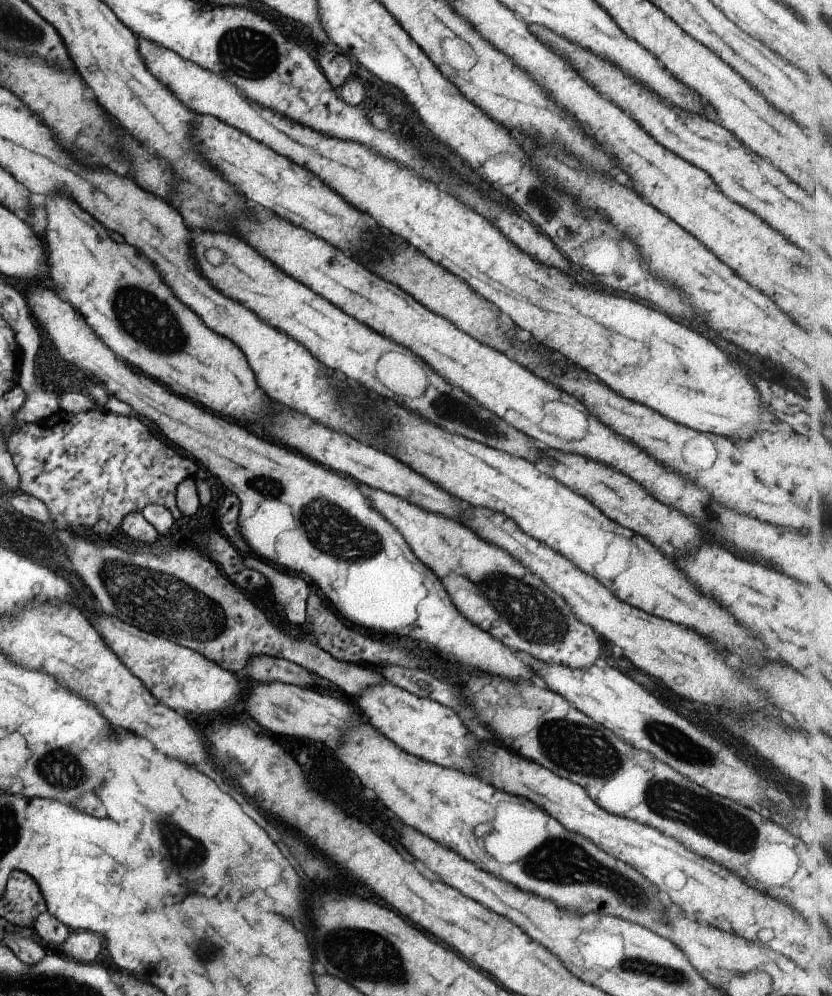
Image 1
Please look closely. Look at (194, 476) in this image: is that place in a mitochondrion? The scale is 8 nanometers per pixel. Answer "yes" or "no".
no

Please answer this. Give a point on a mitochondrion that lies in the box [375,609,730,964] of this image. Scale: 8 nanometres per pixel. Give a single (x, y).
(556, 860)

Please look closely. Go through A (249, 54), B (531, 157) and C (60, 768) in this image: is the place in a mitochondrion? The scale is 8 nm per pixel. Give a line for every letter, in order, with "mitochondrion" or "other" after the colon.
A: mitochondrion
B: other
C: mitochondrion

